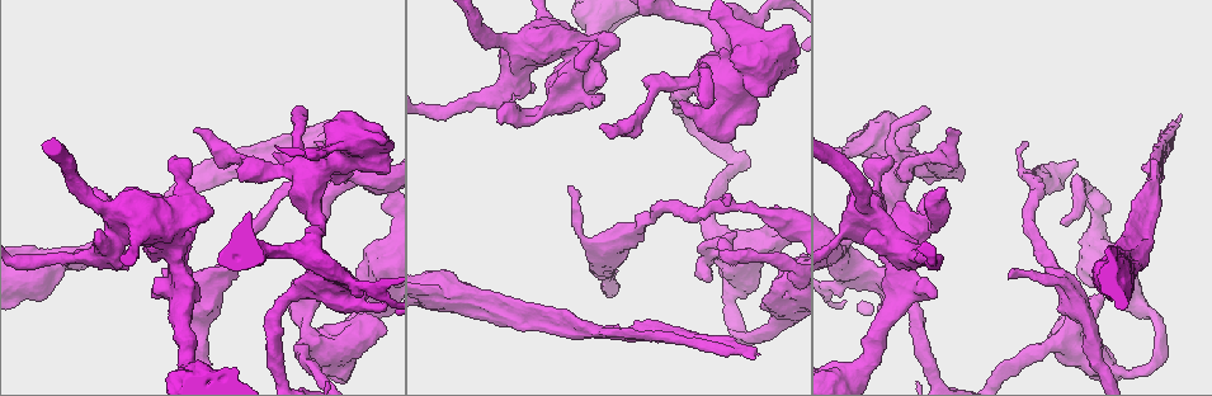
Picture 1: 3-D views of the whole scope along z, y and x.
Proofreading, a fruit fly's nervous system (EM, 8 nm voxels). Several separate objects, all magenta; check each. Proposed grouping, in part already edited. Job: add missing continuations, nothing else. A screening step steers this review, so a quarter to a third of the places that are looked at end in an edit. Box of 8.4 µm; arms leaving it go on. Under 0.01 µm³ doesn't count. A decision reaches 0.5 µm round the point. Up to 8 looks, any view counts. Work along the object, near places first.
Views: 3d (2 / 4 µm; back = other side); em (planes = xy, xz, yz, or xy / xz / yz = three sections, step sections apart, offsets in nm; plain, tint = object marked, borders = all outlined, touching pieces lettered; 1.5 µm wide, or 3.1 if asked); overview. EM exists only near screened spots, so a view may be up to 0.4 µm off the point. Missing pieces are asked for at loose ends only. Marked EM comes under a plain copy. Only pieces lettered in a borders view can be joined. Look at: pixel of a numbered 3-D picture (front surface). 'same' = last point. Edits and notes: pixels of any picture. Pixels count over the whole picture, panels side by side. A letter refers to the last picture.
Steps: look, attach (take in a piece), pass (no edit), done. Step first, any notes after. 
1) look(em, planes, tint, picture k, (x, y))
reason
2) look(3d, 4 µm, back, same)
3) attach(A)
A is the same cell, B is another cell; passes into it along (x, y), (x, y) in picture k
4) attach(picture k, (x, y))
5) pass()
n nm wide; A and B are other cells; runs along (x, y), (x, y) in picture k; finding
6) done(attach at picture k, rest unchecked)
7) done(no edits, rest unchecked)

look(3d, 4 µm, back, picture 1, (162, 274))
an open end

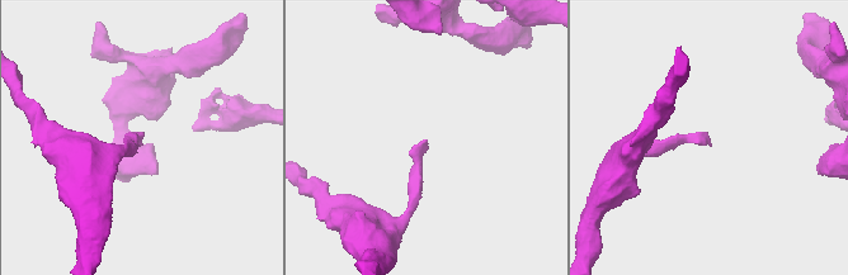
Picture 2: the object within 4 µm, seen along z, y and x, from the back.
look(em, planes, borders, picture 2, (142, 143))

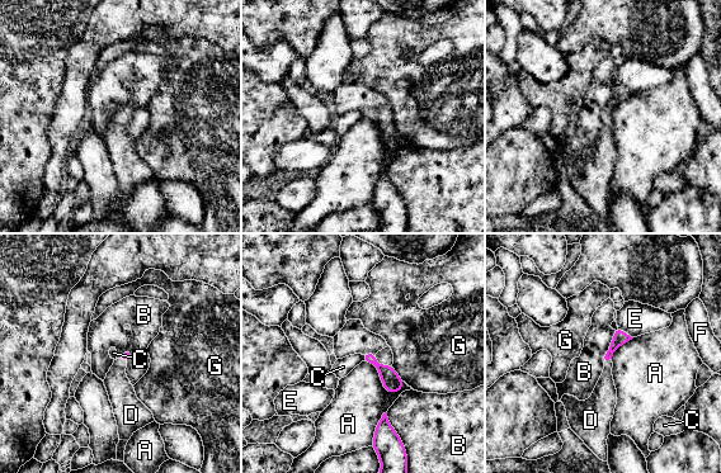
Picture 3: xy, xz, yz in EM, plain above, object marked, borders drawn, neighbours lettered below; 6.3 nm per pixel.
attach(D)
D is the same cell, A, B, C, E, F and G are other cells; passes into it along (125, 355), (122, 359), (122, 396) in picture 3; it goes on there

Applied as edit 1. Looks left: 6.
look(3d, 2 µm, picture 1, (760, 306))
stops while still wide

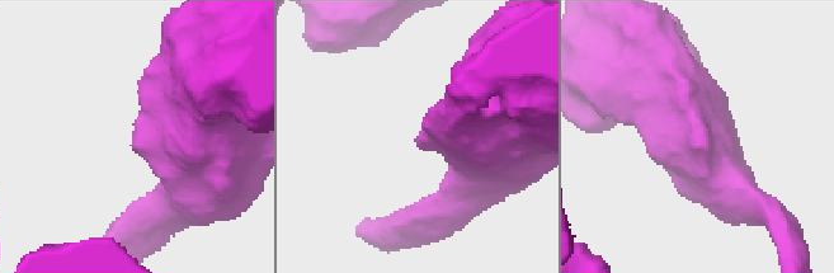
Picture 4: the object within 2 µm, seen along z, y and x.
look(em, planes, borders, picture 4, (134, 136))

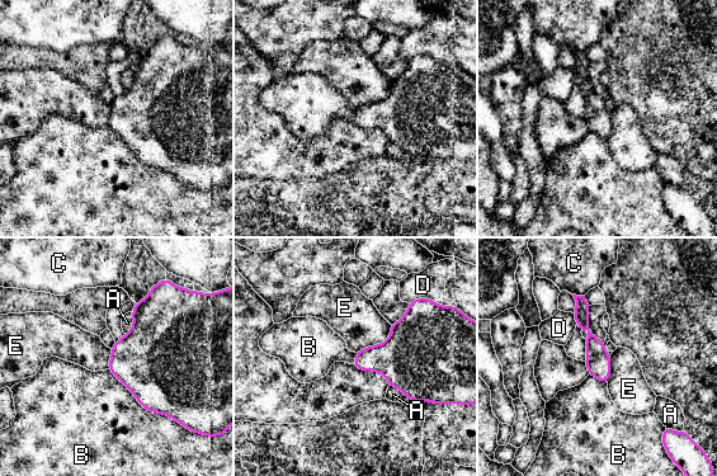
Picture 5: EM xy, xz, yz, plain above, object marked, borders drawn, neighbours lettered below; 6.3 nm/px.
pass()
A, B, C, D and E are other cells; border along (391, 325), (382, 343), (355, 352) in picture 5; none of them fits

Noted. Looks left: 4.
look(3d, 4 µm, picture 1, (750, 359))
free end

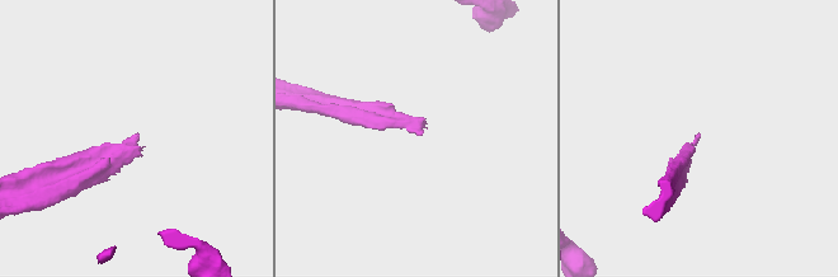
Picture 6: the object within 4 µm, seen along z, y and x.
look(em, planes, borders, picture 6, (134, 135))

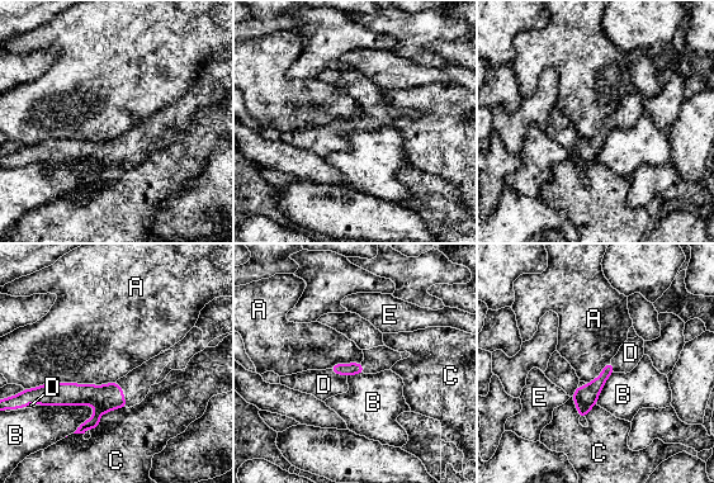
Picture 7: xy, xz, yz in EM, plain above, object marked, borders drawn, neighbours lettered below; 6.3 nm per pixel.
attach(D)
D is the same cell, A, B, C and E are other cells; passes into it along (104, 398), (123, 394), (136, 384) in picture 7; the neuron continues

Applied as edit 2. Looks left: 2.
done(attach at picture 3, attach at picture 7, rest unchecked)

